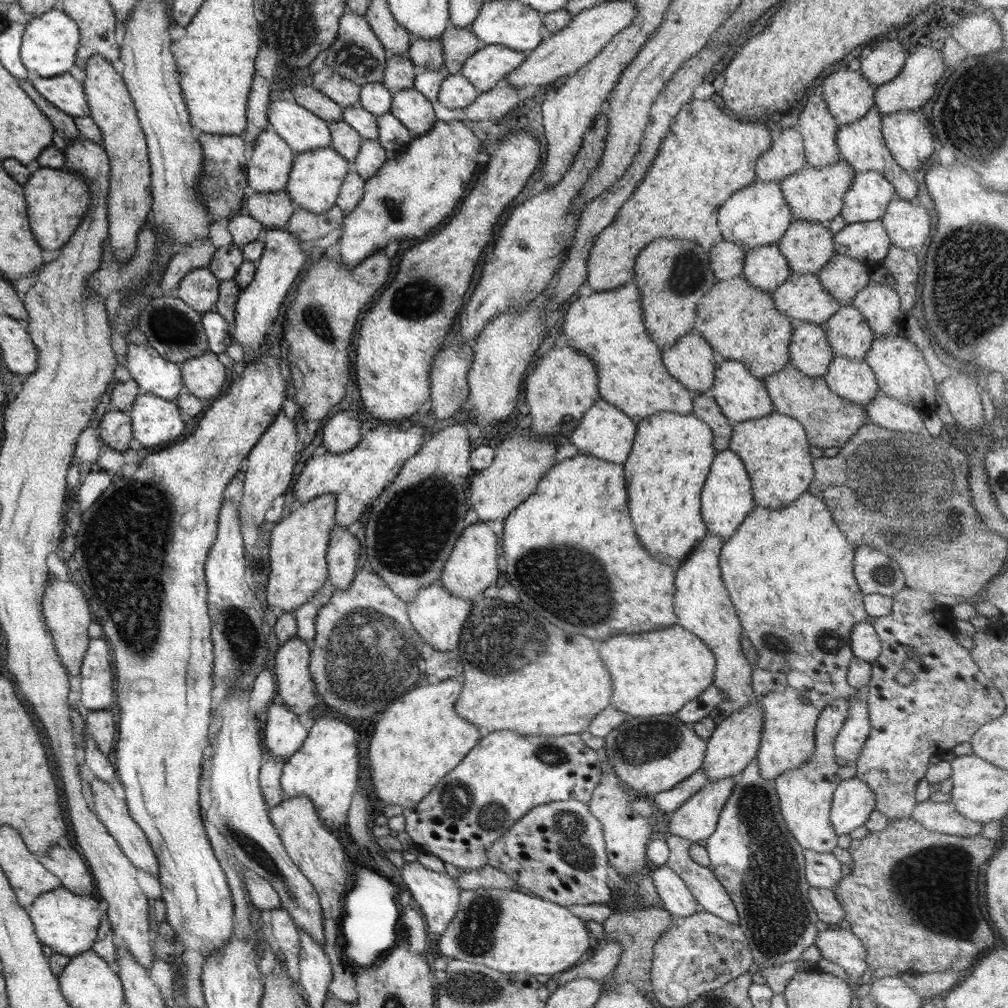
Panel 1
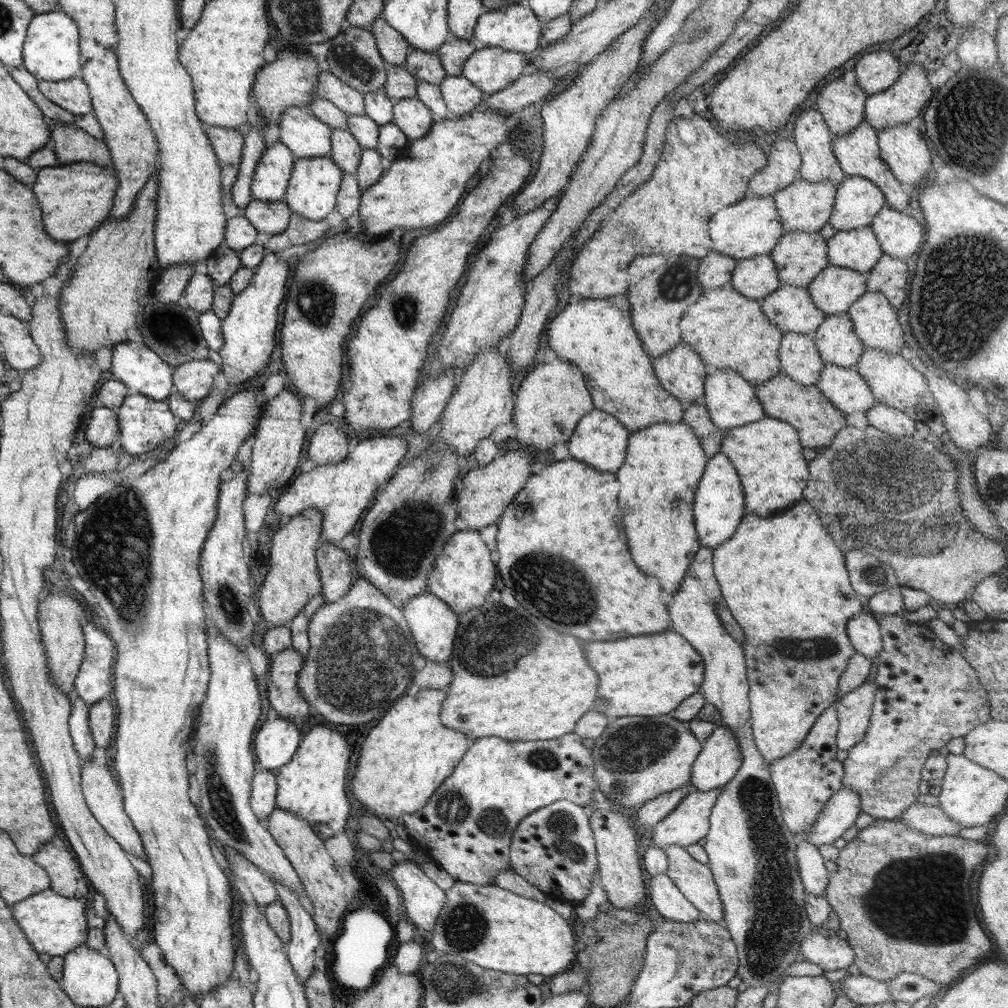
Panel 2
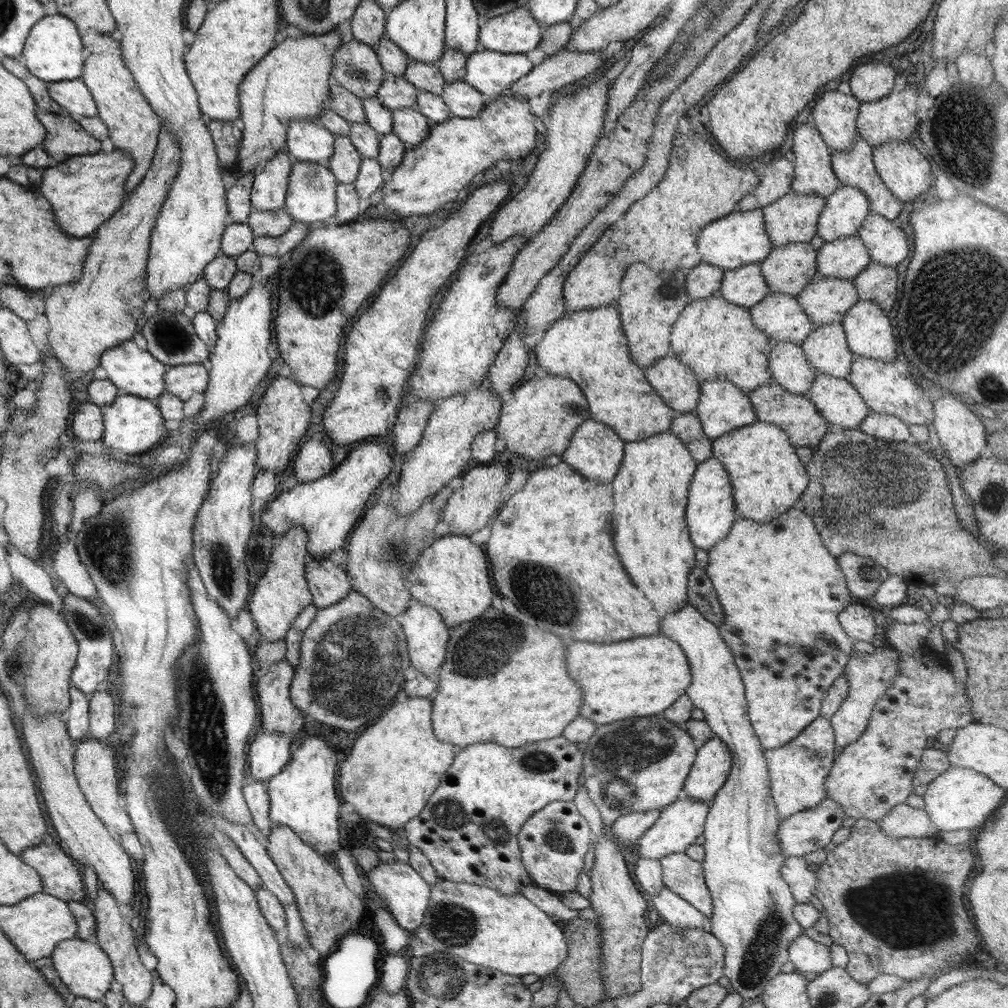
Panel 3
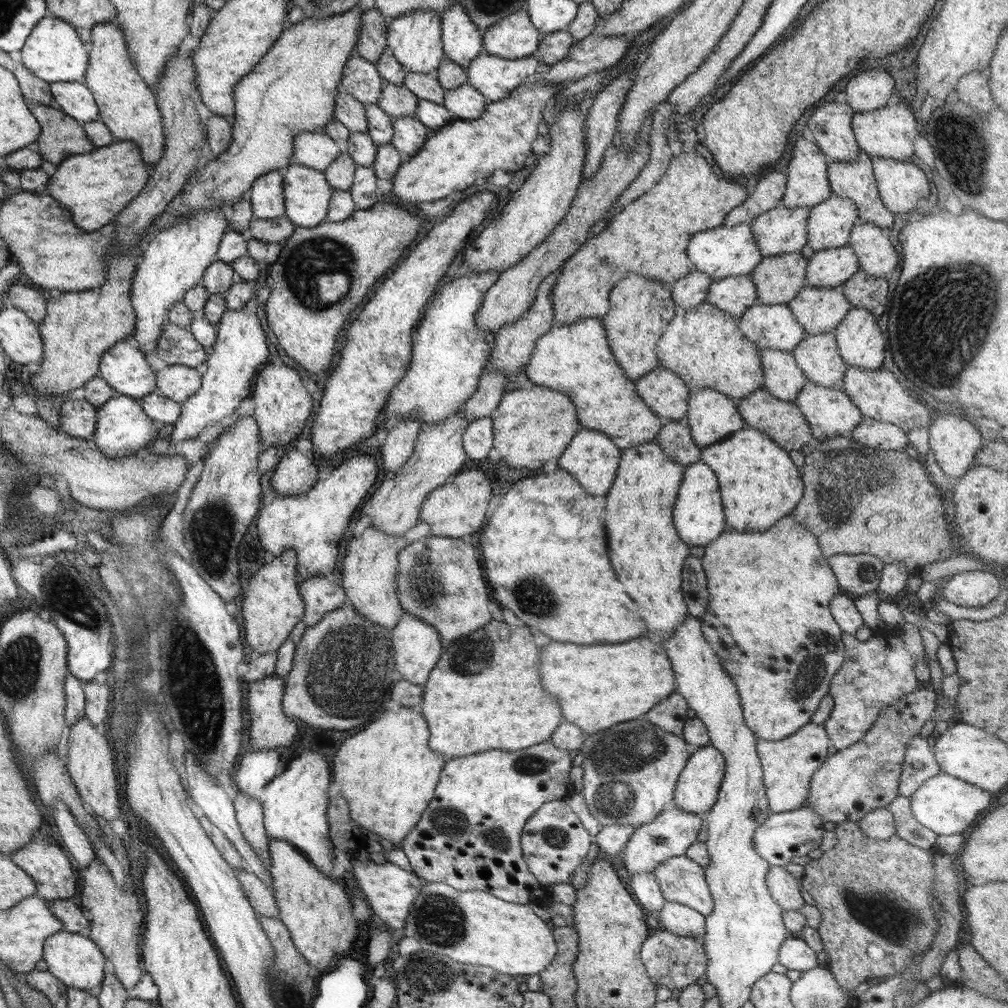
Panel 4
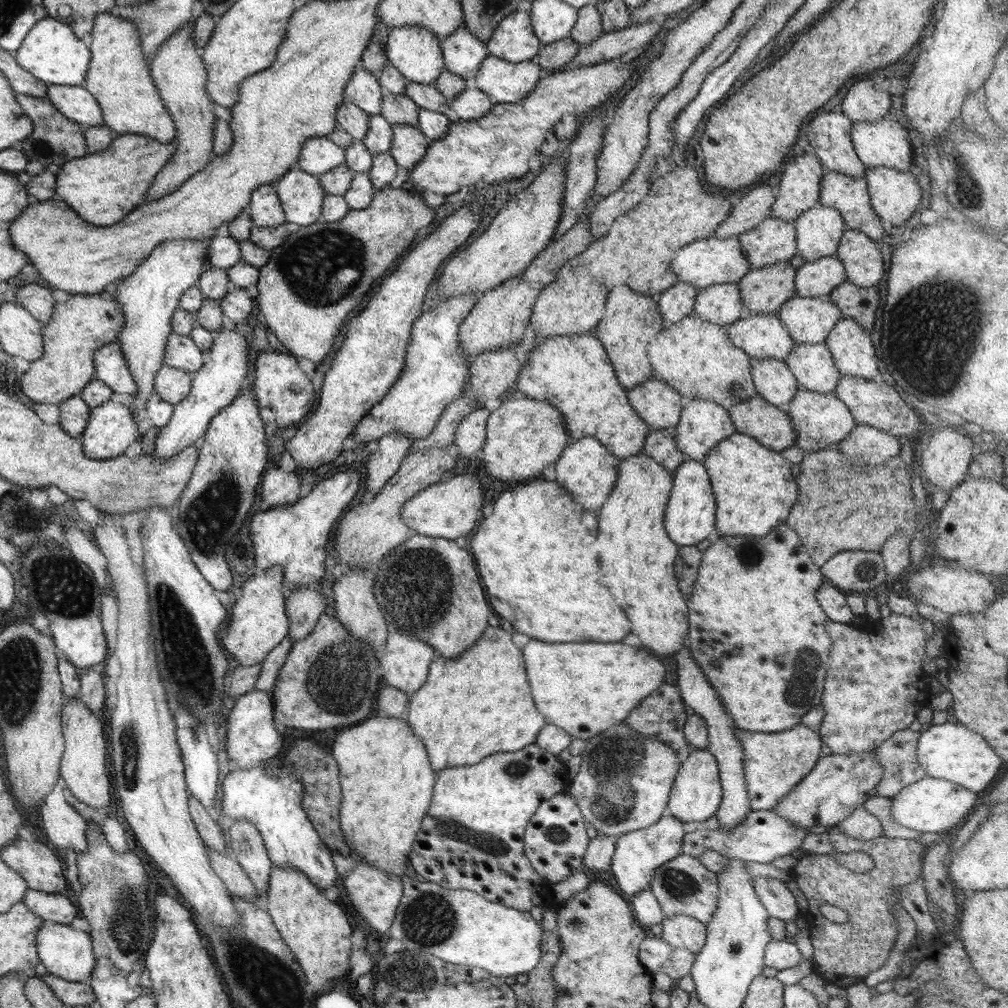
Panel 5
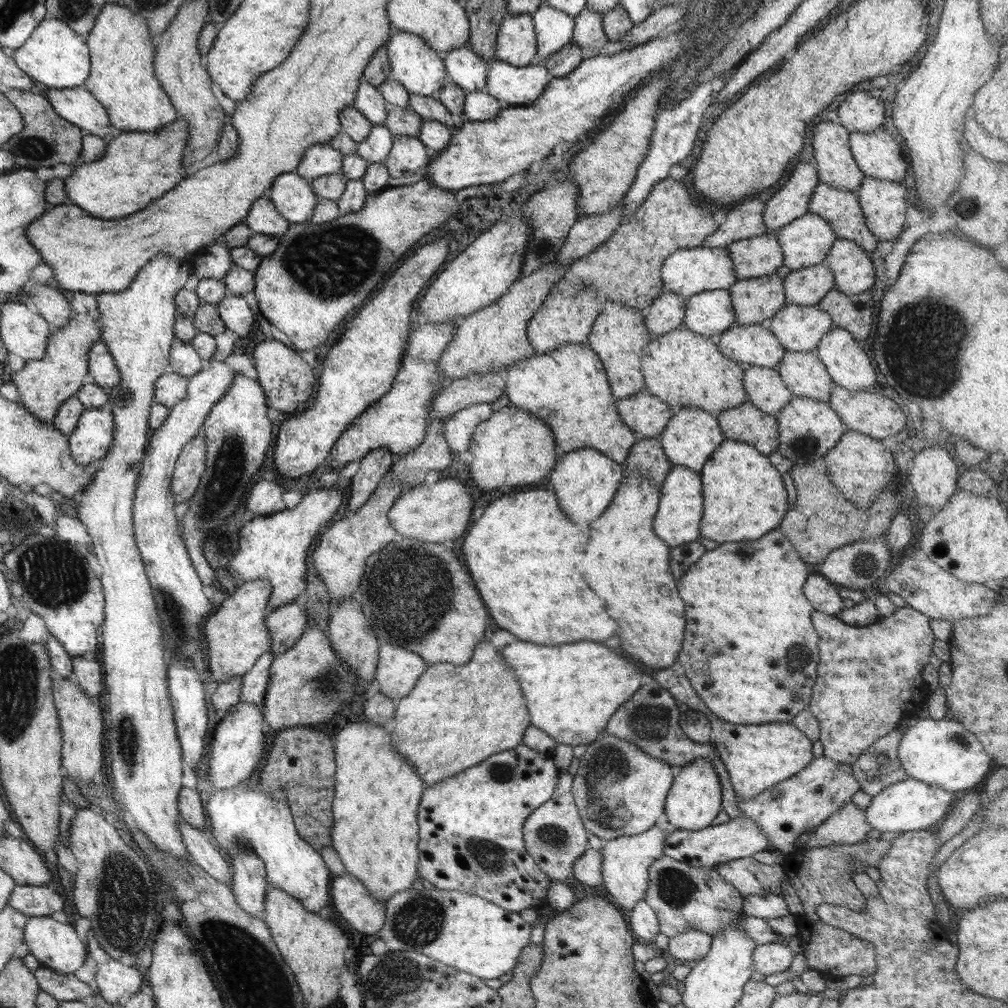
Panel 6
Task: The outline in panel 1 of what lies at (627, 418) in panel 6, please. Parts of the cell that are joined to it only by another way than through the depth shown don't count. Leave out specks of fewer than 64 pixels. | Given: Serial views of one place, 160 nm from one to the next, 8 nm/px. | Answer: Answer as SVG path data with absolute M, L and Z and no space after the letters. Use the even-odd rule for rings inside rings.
M692 331L678 338L674 346L664 348L662 360L668 374L695 395L706 393L713 385L715 368L724 358L714 352L698 332Z

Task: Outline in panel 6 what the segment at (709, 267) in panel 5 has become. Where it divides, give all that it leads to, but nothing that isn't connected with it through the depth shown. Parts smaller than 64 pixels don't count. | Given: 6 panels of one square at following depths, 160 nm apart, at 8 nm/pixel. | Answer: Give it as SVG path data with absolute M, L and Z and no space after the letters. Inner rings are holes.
M702 246L677 250L663 262L661 277L664 291L673 292L685 299L706 290L729 289L738 280L727 246L722 248Z

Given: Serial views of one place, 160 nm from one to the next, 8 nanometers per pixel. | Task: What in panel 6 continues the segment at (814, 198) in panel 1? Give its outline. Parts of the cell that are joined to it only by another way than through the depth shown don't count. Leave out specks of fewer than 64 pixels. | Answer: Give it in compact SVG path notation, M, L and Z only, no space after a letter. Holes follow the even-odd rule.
M775 231L742 239L727 246L736 278L760 278L783 265L783 252Z

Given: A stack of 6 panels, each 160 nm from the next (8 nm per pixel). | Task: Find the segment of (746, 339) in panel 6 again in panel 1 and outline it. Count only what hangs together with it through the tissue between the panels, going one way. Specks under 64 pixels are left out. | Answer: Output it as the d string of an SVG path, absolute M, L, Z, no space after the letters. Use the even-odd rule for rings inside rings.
M815 274L791 275L776 290L770 292L775 307L795 323L811 322L822 324L826 322L841 306L838 301L824 290L820 279Z

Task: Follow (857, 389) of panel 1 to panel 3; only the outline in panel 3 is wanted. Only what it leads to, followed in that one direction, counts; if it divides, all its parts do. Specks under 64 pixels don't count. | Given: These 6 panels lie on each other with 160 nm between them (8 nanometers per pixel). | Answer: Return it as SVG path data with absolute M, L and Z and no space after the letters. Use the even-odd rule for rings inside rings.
M818 373L806 395L831 429L857 429L872 413L854 386L844 378Z

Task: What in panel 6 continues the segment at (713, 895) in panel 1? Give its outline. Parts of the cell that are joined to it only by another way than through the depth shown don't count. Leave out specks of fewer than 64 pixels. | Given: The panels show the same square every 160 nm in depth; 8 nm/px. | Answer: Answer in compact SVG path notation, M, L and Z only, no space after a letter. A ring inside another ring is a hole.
M669 856L655 860L648 869L649 886L644 901L658 916L660 933L669 938L684 931L696 930L714 938L743 911L743 895L716 870L694 868L686 861L680 862Z

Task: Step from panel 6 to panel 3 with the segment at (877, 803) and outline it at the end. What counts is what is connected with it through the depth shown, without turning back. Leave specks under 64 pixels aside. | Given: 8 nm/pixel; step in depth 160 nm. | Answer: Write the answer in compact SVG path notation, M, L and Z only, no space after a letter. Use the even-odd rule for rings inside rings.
M951 766L927 784L927 792L923 795L924 802L921 806L929 814L930 822L940 831L977 831L1002 804L1004 796L1006 790L983 774L969 768Z

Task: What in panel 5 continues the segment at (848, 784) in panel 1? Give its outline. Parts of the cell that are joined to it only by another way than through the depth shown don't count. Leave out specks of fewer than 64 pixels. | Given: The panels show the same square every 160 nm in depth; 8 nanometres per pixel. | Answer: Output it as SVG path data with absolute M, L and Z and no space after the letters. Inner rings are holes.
M751 810L741 825L729 831L720 828L712 830L706 827L686 833L682 839L682 852L698 858L704 850L710 849L723 857L739 858L748 863L768 864L780 856L799 854L800 845L808 833L810 833L809 829L797 828L793 822L780 818L771 810Z

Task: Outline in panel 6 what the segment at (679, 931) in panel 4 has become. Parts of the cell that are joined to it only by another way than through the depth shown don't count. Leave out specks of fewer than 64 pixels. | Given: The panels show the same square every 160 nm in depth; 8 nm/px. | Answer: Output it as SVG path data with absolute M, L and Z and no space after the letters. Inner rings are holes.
M688 930L669 938L666 956L676 962L693 964L708 955L712 937L701 931Z

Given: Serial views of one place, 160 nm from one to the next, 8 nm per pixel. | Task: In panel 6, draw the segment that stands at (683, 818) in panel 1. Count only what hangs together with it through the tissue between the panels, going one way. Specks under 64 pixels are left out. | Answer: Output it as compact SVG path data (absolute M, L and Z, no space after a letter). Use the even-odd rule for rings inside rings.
M655 825L642 834L613 838L605 842L599 850L602 855L601 873L603 881L601 884L604 886L606 894L612 895L616 907L630 912L639 901L644 899L649 886L649 866L664 856L663 846L668 833L668 830L665 831Z

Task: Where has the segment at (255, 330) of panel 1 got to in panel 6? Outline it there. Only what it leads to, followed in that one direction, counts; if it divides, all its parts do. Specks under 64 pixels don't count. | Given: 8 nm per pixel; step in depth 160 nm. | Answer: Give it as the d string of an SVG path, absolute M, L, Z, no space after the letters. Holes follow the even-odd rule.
M210 358L210 366L201 373L196 373L189 377L188 392L186 396L170 409L166 420L162 426L155 430L150 436L149 451L145 456L142 465L141 479L138 482L137 498L134 501L134 526L136 527L136 537L138 550L141 551L142 559L145 560L146 570L149 573L150 582L156 595L156 606L162 619L164 637L166 637L166 648L171 650L169 666L169 689L170 698L173 699L174 714L176 715L178 734L182 741L182 750L185 750L185 762L190 764L190 768L196 772L199 768L198 758L204 754L204 736L208 734L208 708L206 707L205 685L208 676L212 675L206 670L206 660L202 652L202 630L200 624L208 620L214 608L208 606L210 600L202 592L202 578L197 573L193 560L189 555L189 550L185 546L185 541L178 535L178 520L174 514L174 505L177 503L172 491L173 469L176 462L180 460L180 455L185 446L188 445L204 426L206 418L209 416L213 406L220 402L221 398L228 392L229 386L233 384L233 378L238 372L232 370L226 362L216 361Z

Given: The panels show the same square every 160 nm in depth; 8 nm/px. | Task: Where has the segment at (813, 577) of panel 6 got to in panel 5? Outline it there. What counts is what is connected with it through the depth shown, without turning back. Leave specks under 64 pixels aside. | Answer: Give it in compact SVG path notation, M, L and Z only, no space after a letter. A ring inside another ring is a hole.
M826 580L817 588L815 597L827 617L834 622L852 624L851 620L855 616L847 603L848 593L836 588Z

